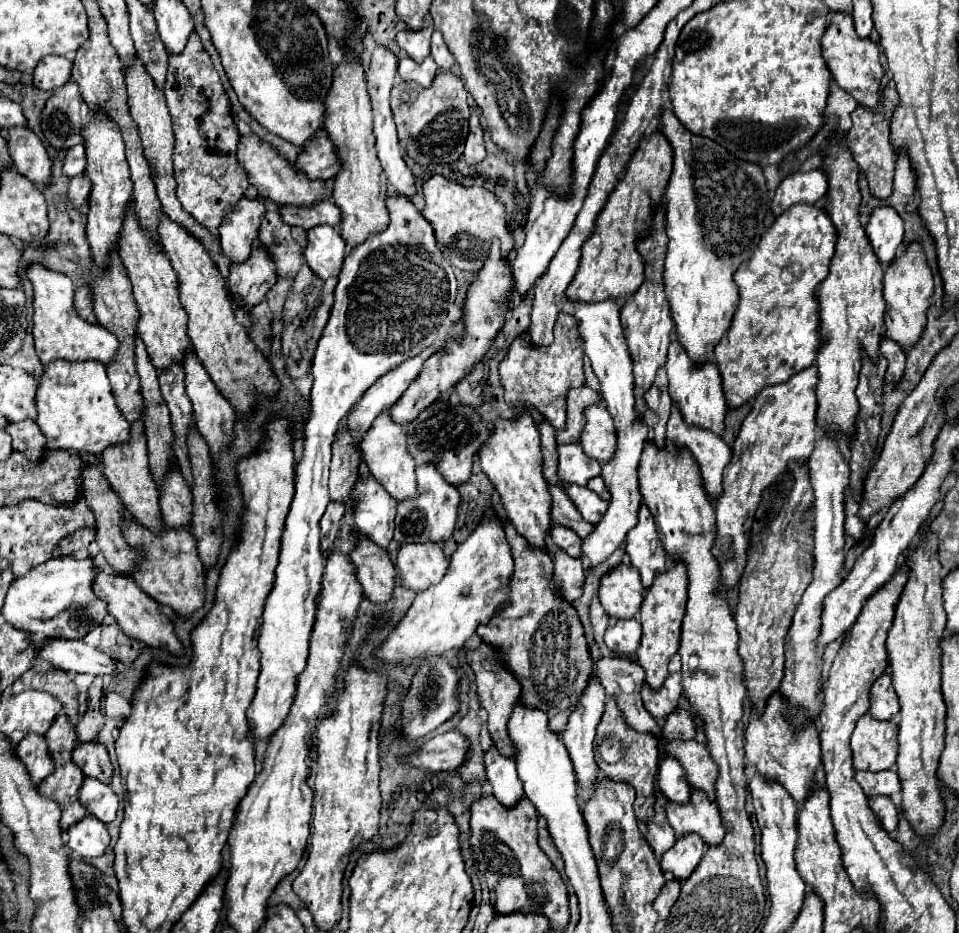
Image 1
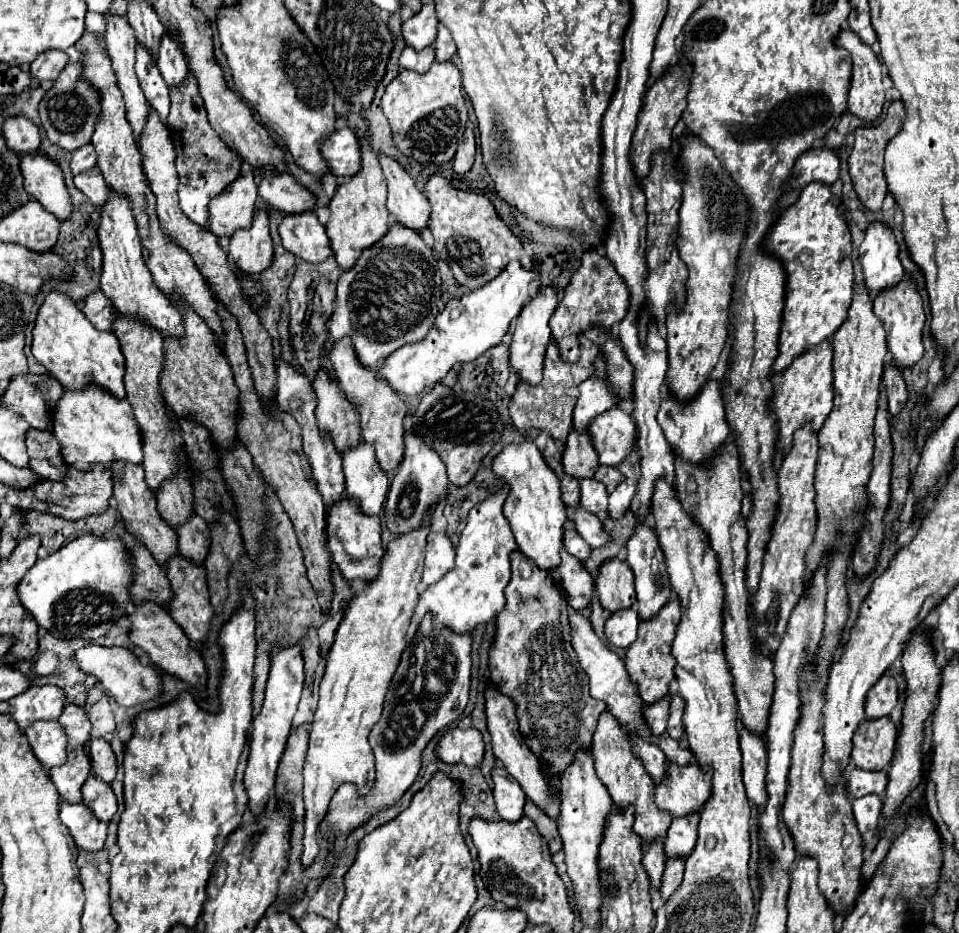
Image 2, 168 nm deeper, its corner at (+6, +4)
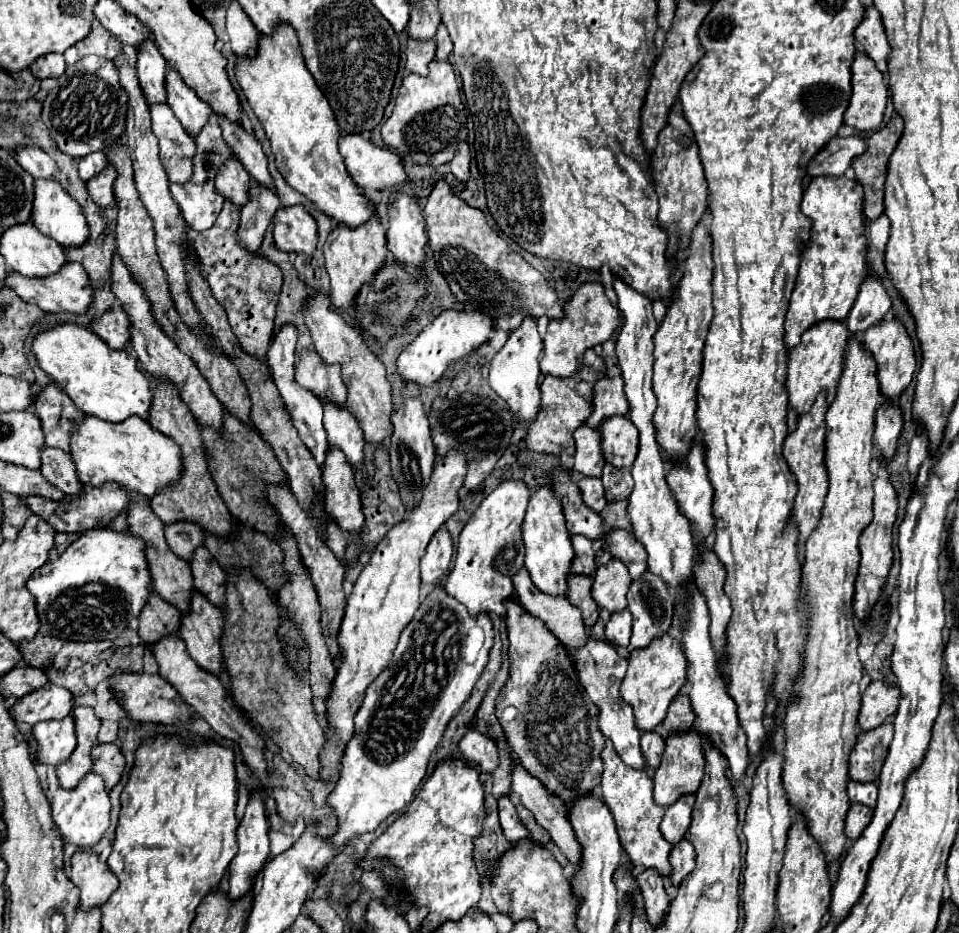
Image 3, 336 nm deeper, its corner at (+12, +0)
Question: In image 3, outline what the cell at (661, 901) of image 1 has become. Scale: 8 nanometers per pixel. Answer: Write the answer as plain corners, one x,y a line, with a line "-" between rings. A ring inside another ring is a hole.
681,839
677,845
673,845
669,861
671,861
671,867
673,867
671,881
677,887
683,881
683,877
687,873
691,873
693,867
695,867
695,851
693,851
691,843
687,839

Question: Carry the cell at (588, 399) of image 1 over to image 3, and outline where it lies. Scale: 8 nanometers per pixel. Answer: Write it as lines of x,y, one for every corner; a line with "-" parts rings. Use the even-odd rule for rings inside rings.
603,377
595,383
593,389
593,413
587,419
589,427
599,427
603,419
613,415
627,415
629,403
623,391
623,379
621,377

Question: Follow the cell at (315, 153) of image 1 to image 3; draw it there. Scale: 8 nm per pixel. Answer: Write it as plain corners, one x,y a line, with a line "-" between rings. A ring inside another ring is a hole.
361,135
341,137
339,151
345,157
347,171
361,189
385,191
409,181
403,161
395,151
381,149

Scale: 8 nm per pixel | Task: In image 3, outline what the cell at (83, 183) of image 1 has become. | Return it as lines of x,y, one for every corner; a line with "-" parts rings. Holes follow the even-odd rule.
107,167
103,173
87,181
87,191
93,197
93,201
99,203
101,207
115,207
113,183
115,183
115,169

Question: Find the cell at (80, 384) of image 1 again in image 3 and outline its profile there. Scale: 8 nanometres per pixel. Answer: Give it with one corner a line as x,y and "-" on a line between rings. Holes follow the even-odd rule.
87,415
85,421
75,427
75,435
71,439
71,457
83,483
103,485
113,481
129,491
145,495
147,499
153,499
157,491
171,487
183,475
179,445
157,429
151,429
147,421
135,415
123,423
107,423

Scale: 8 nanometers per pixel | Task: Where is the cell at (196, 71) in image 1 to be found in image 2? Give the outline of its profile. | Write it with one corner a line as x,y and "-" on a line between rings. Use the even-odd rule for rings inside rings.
189,71
185,79
169,89
171,111
167,115
167,127
175,143
175,165
179,173
179,207
197,225
205,227
209,217
209,201
225,191
241,173
241,159
219,139
215,129
207,121
207,111
199,95
197,77

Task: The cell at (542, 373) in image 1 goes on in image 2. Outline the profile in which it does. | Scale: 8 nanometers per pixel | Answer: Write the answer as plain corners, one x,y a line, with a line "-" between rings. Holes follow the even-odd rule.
581,337
579,361
569,363
559,355
557,341
551,339
547,353
545,353
545,363
543,363
543,381
539,385
527,385
527,383
523,383
523,379
517,379
515,393
511,395
511,401
509,401
509,415
511,415
513,425
519,431
527,431
533,427
541,429
541,431
549,433
557,443
563,443
565,435
569,435
569,431
571,431
571,413
573,413
577,395
579,395
577,385
591,377
593,361
597,355
599,355
599,347
591,339

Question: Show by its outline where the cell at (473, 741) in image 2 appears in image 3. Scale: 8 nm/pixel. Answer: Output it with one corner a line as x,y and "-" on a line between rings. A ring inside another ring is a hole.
471,729
461,739
459,749
461,749
461,753
463,753
463,757
467,761
473,761
473,763
481,765
481,769
487,771
487,773
495,771
497,765
499,765
499,749
497,749
497,743
491,737
479,733
479,731
473,731

